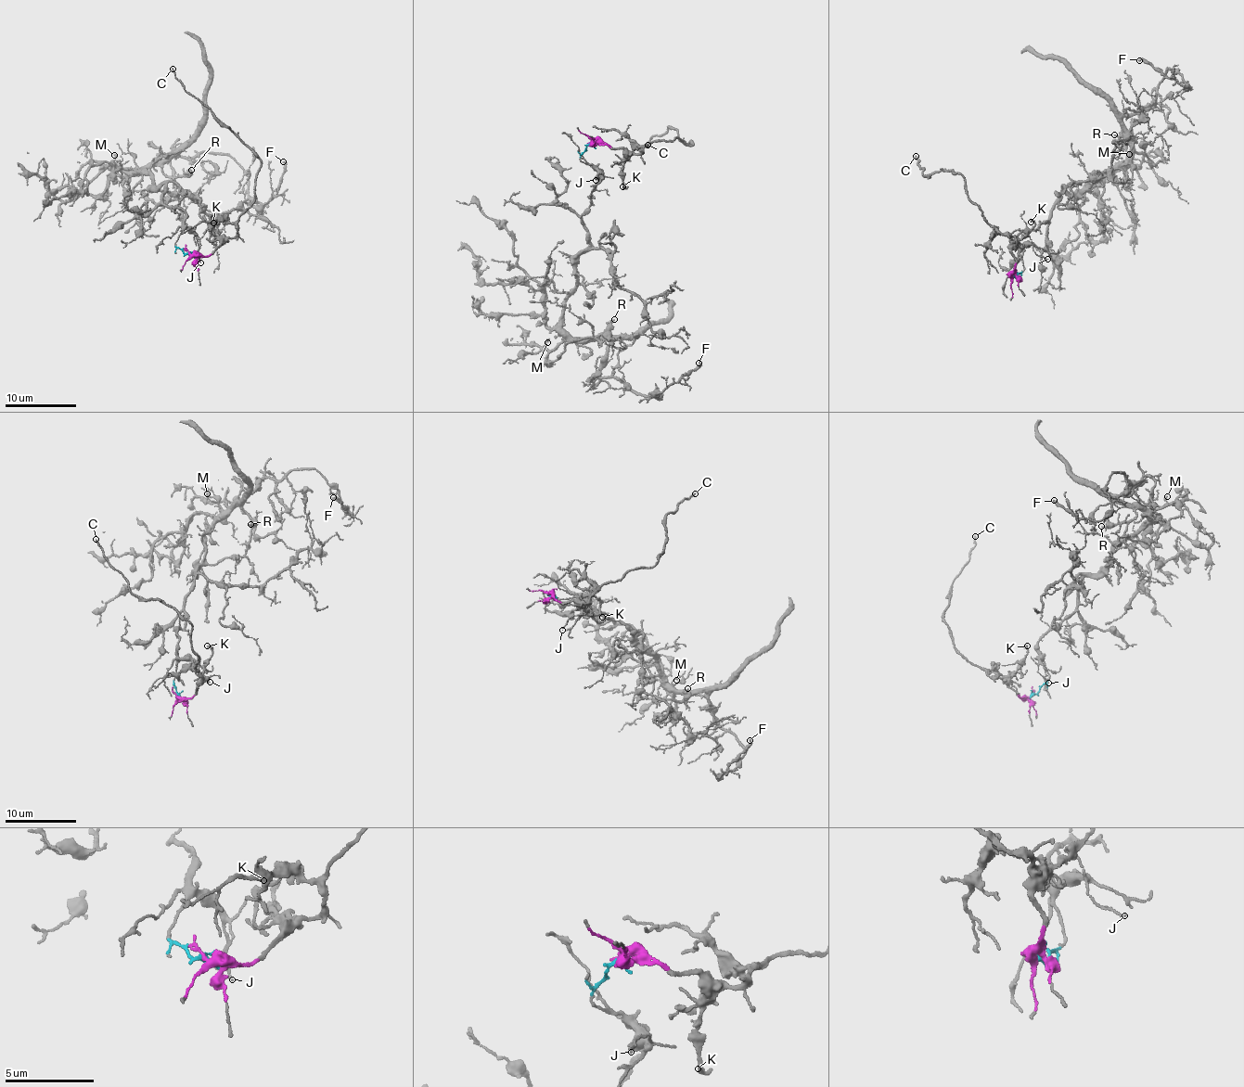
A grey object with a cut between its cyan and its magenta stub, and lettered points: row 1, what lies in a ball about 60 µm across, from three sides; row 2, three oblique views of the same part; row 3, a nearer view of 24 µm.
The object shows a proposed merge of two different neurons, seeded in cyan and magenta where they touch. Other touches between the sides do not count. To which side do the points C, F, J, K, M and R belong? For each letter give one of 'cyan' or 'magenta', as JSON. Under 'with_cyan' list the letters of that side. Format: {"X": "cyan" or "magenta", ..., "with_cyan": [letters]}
{"C": "magenta", "F": "cyan", "J": "cyan", "K": "magenta", "M": "cyan", "R": "cyan", "with_cyan": ["F", "J", "M", "R"]}

